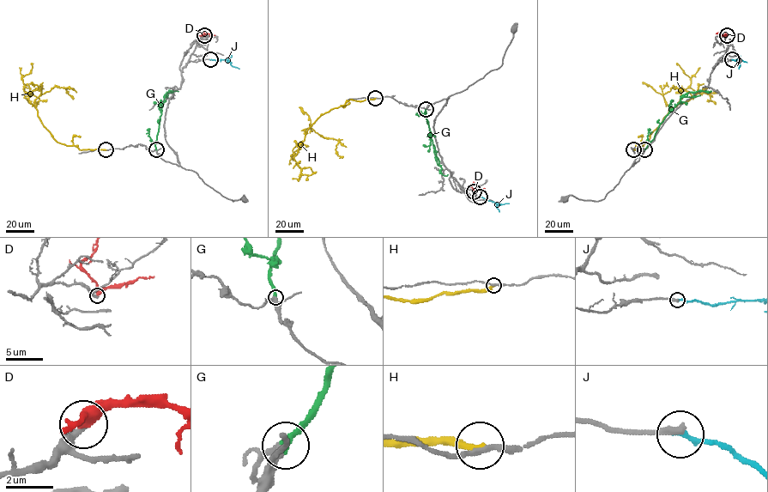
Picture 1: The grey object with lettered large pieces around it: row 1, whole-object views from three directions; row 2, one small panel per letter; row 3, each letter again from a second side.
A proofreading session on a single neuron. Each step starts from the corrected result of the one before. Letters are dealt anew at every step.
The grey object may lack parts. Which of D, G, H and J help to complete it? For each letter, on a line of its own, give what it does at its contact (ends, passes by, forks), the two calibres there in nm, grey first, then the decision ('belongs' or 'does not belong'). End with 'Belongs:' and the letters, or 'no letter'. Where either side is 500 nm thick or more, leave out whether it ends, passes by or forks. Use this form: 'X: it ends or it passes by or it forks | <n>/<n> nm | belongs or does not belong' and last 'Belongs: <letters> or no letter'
D: it passes by | 280/320 nm | does not belong
G: it ends | 340/360 nm | belongs
H: it ends | 240/280 nm | does not belong
J: it ends | 340/240 nm | belongs
Belongs: G, J

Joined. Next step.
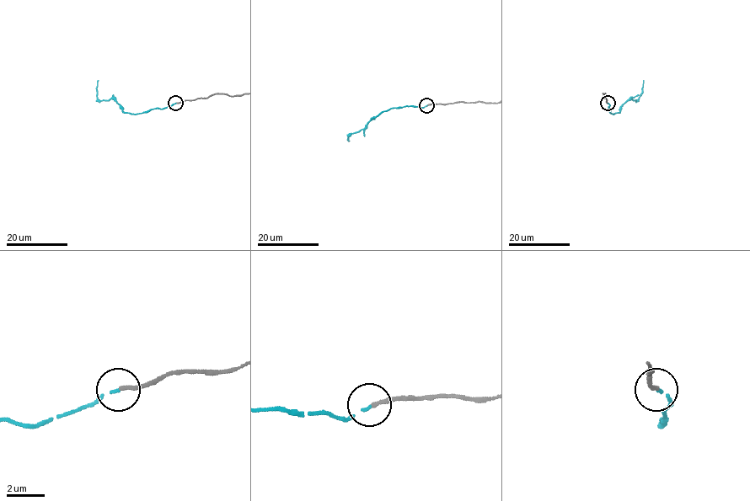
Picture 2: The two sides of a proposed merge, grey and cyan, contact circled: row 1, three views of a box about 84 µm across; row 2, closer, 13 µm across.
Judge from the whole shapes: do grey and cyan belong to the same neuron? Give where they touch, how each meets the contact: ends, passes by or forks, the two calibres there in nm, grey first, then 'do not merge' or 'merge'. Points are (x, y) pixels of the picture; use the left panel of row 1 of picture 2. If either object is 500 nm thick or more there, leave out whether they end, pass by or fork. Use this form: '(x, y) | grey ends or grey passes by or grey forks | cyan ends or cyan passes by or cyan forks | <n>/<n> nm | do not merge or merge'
(175, 103) | grey ends | cyan ends | 200/100 nm | merge

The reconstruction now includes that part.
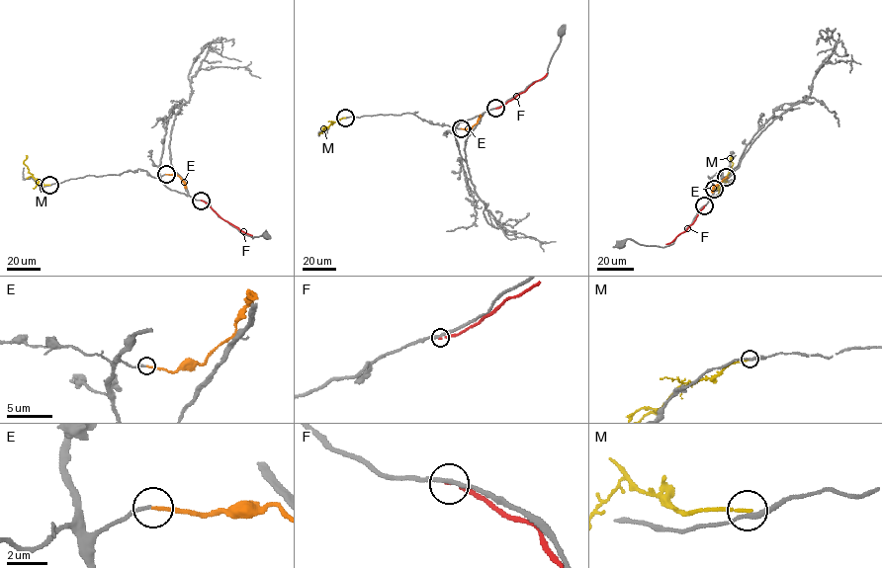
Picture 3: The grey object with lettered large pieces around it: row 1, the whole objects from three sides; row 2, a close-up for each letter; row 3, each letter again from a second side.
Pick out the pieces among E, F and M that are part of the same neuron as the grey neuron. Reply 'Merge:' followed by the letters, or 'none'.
Merge: E

